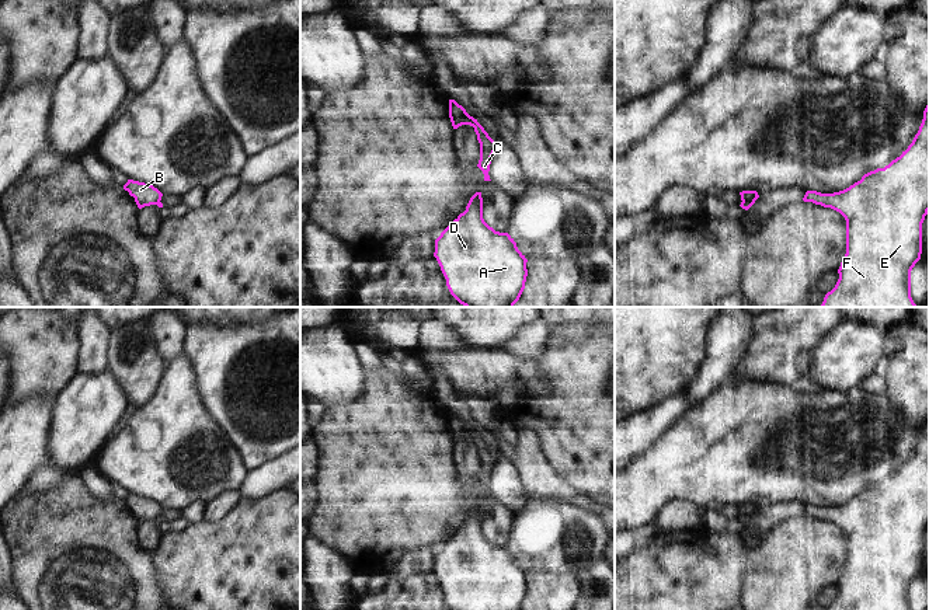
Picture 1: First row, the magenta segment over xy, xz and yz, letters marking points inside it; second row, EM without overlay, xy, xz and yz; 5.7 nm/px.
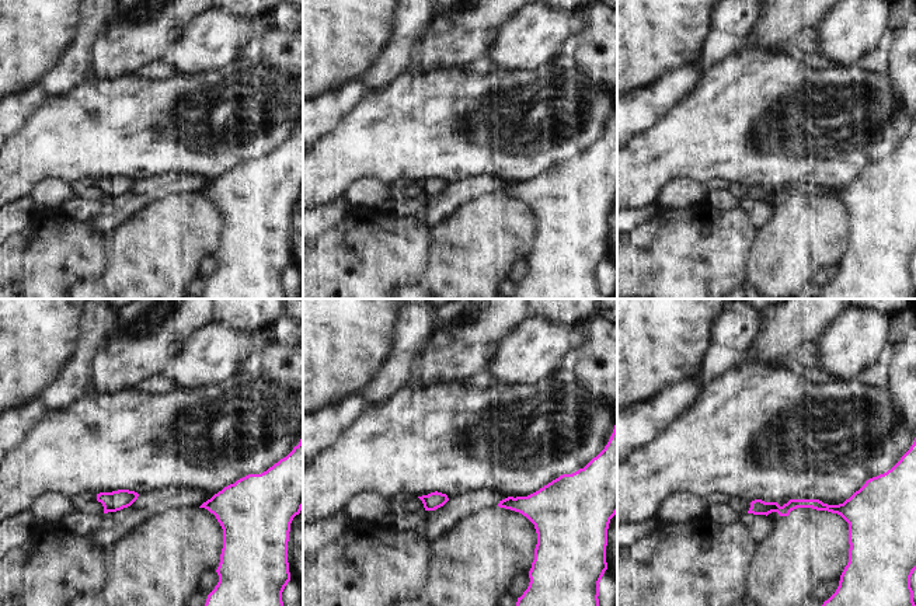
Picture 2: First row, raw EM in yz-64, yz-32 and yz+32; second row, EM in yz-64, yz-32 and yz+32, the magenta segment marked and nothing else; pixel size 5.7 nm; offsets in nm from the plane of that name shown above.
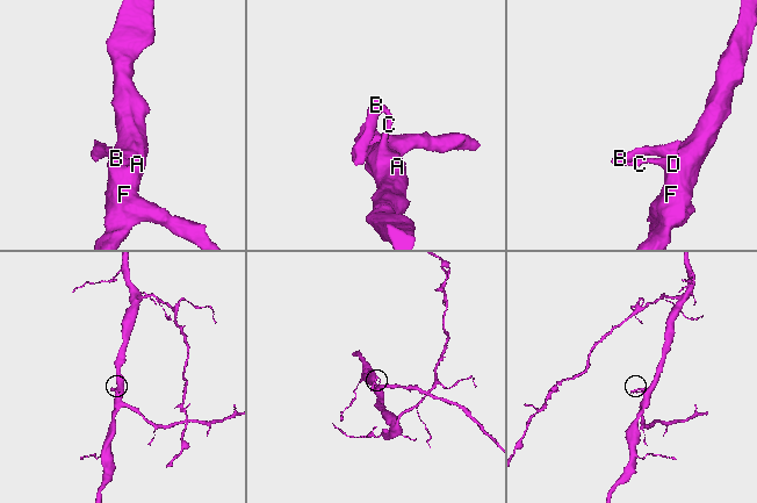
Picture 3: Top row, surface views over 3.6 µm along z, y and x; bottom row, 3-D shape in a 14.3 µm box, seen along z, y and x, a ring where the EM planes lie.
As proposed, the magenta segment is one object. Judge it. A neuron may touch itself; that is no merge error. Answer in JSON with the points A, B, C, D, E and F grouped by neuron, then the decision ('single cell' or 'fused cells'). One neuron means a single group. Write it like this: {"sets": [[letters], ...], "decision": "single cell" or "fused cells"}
{"sets": [["A", "C", "D", "E", "F"], ["B"]], "decision": "fused cells"}

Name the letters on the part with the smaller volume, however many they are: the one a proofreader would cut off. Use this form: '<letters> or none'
B

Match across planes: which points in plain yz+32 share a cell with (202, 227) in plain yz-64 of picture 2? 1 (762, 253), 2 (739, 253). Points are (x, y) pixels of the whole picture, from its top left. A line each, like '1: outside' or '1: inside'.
1: inside
2: outside

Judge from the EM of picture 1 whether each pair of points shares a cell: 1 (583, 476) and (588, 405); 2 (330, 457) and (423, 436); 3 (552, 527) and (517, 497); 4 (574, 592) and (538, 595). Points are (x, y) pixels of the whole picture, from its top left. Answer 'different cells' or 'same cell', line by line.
1: same cell
2: same cell
3: different cells
4: same cell

